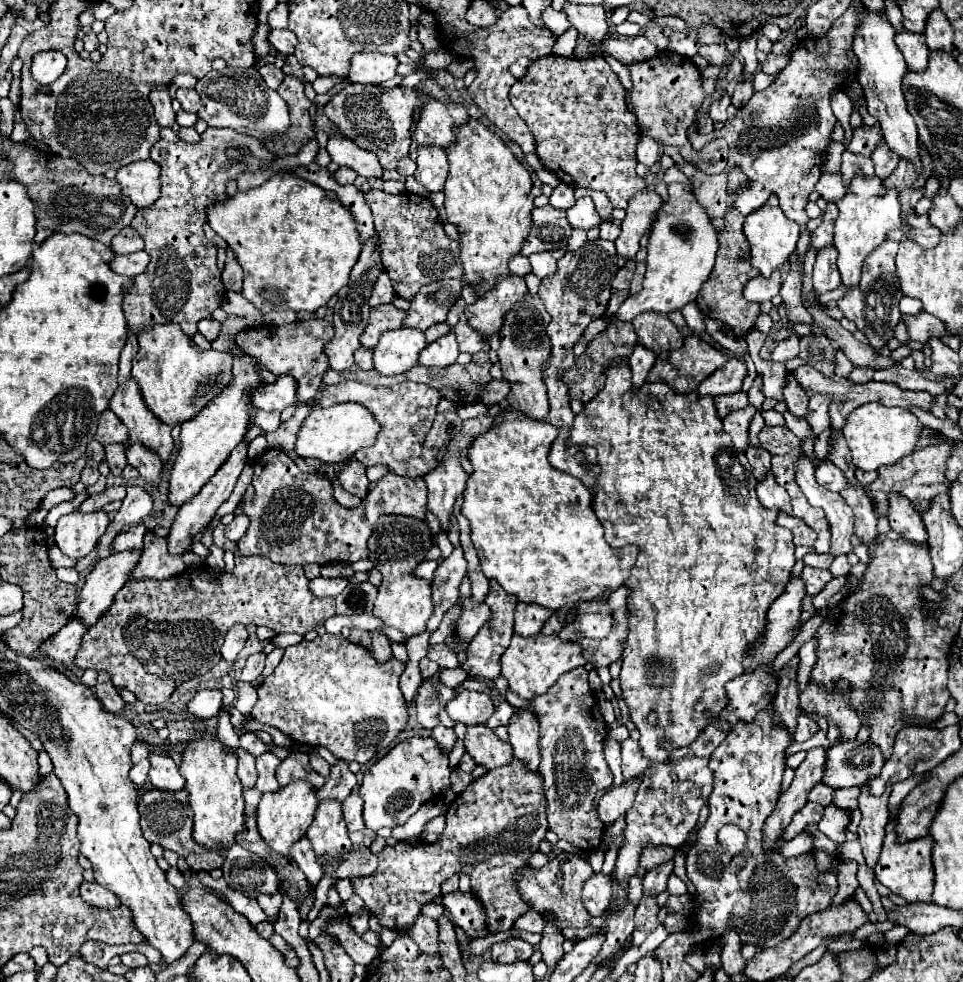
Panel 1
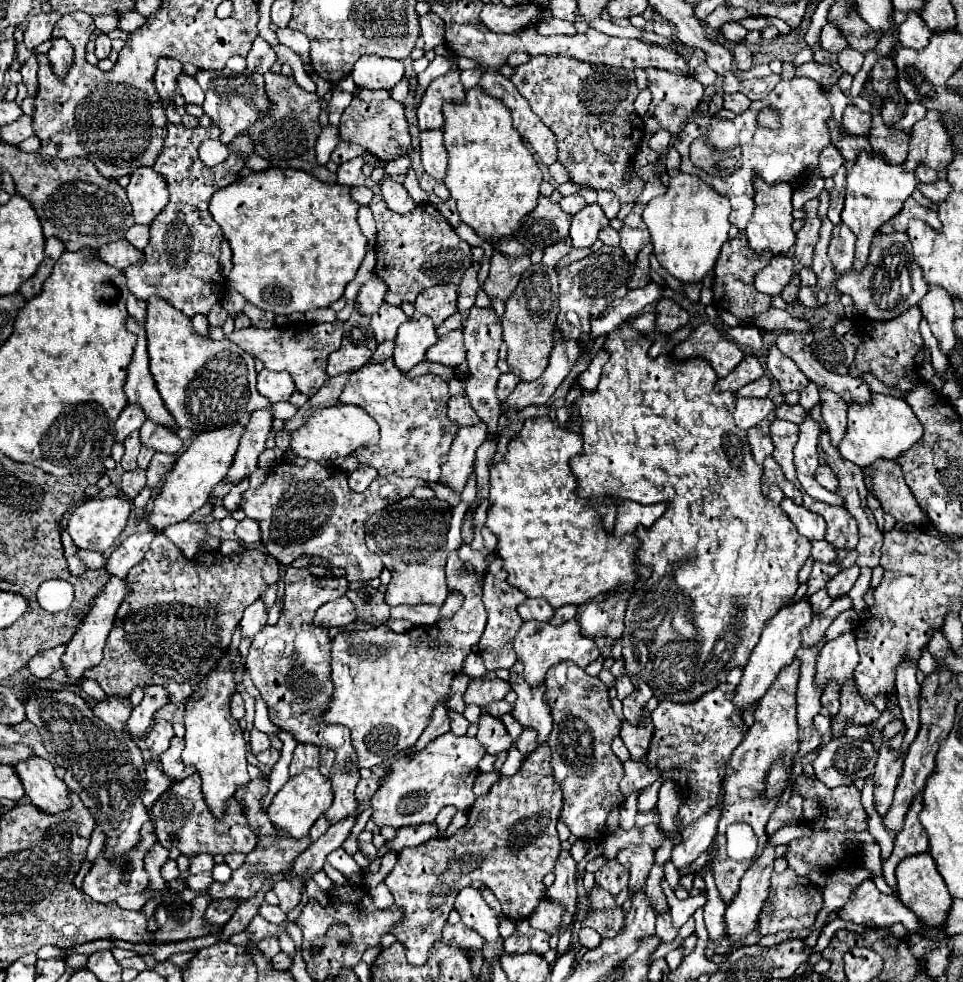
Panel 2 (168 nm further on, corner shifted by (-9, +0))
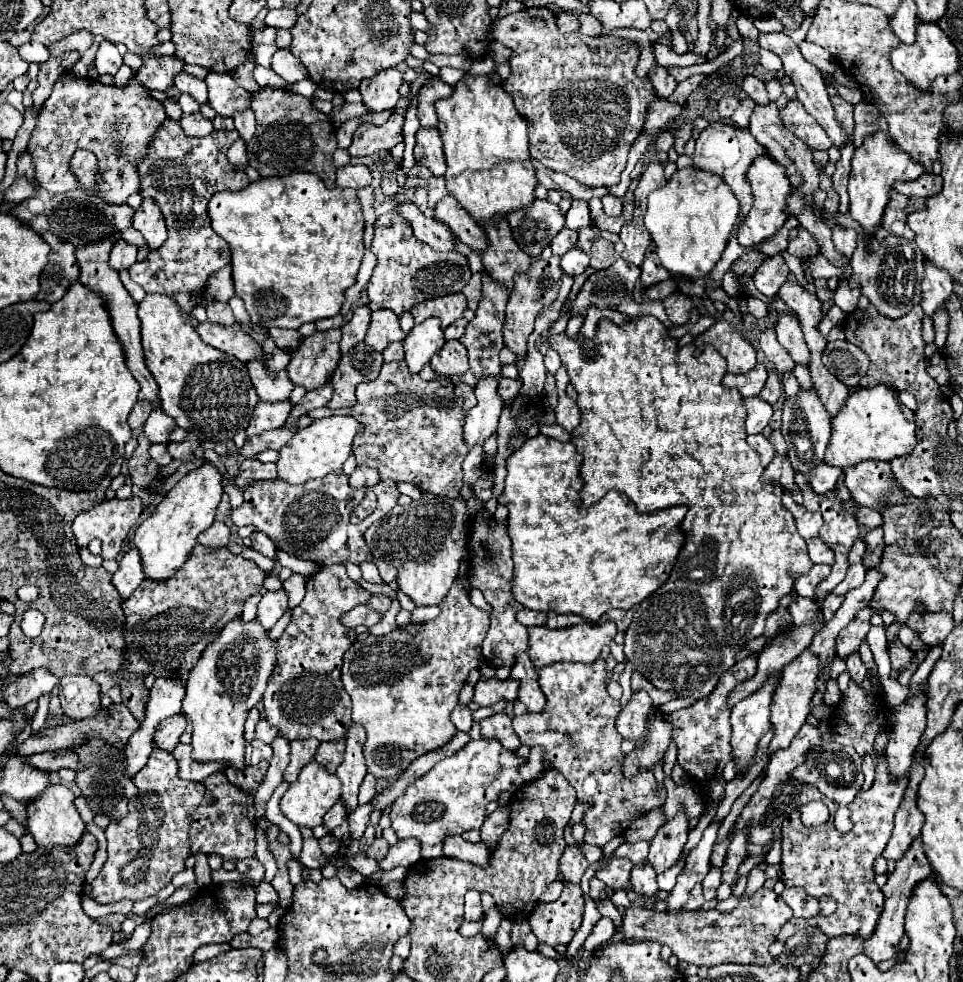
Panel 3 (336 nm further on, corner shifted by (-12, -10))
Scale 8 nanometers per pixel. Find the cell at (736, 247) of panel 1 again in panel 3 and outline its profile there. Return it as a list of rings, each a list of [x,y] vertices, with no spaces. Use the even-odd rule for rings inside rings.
[[[744,252],[734,264],[732,264],[732,270],[742,276],[742,274],[754,274],[754,270],[760,266],[760,262],[764,260],[766,256],[764,254],[758,254],[758,252]]]

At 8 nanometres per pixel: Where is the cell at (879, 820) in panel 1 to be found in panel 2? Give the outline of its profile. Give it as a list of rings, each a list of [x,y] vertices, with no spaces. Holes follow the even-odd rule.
[[[899,732],[893,740],[885,742],[879,750],[879,760],[875,774],[871,776],[873,780],[873,798],[875,798],[875,808],[881,818],[885,818],[887,810],[891,808],[893,792],[897,786],[897,780],[903,772],[903,756],[899,756],[899,748],[903,742],[903,732]]]

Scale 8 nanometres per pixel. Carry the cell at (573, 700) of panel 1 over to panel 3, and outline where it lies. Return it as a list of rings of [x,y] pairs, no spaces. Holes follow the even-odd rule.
[[[598,658],[592,664],[568,664],[560,662],[554,666],[544,666],[536,670],[540,676],[540,688],[546,696],[546,706],[538,714],[522,714],[514,718],[514,730],[520,736],[520,742],[534,748],[542,746],[544,758],[552,760],[554,768],[560,770],[566,780],[576,788],[578,800],[590,804],[590,810],[584,814],[582,822],[586,824],[586,836],[584,842],[594,844],[594,846],[604,846],[608,844],[614,836],[622,836],[630,822],[636,818],[644,816],[646,812],[654,808],[662,808],[666,800],[666,790],[658,786],[654,772],[652,770],[640,770],[634,778],[626,778],[622,774],[622,762],[624,762],[624,752],[620,750],[622,736],[618,734],[614,726],[614,718],[618,716],[620,702],[610,698],[606,692],[606,664],[602,658]]]

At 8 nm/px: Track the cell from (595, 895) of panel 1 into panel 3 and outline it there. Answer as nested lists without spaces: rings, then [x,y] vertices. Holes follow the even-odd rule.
[[[612,858],[610,862],[600,862],[596,878],[600,878],[610,890],[622,890],[630,882],[632,862],[628,858]]]

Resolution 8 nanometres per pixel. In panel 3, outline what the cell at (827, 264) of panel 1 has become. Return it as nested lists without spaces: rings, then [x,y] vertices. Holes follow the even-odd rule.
[[[836,224],[836,226],[832,228],[832,240],[834,240],[838,252],[846,254],[848,258],[850,258],[852,252],[856,250],[856,230],[852,230],[852,228],[846,228],[846,226]]]

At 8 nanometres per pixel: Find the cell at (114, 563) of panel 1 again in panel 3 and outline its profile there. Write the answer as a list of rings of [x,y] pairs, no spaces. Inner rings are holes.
[[[64,676],[60,680],[62,710],[72,720],[94,718],[100,712],[100,690],[90,676]]]

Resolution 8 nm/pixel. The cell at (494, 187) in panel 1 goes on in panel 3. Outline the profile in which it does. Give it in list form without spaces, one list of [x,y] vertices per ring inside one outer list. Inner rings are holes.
[[[464,76],[454,86],[452,94],[438,100],[434,108],[448,164],[444,174],[446,190],[470,212],[476,222],[486,222],[494,218],[494,214],[508,214],[510,210],[530,206],[530,202],[534,202],[534,188],[538,186],[538,180],[528,152],[528,126],[502,84],[492,84],[490,76]]]

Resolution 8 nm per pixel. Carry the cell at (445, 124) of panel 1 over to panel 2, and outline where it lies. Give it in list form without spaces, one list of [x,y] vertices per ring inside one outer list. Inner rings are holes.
[[[451,54],[449,62],[453,68],[435,78],[421,100],[421,106],[417,108],[417,118],[419,118],[419,128],[421,130],[441,130],[445,126],[445,116],[443,116],[443,104],[445,102],[463,102],[465,98],[465,88],[459,82],[459,66],[457,66],[457,56]]]

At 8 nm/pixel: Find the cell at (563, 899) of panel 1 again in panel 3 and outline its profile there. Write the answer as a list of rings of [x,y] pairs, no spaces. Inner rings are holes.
[[[760,888],[752,896],[740,900],[740,906],[732,912],[720,910],[690,910],[678,914],[660,914],[644,908],[628,908],[624,914],[624,924],[620,932],[632,940],[650,940],[662,946],[670,946],[674,956],[682,962],[696,966],[716,966],[716,964],[758,964],[770,966],[774,958],[768,954],[768,946],[774,942],[774,934],[784,922],[792,918],[792,910],[786,902],[776,896],[774,890]]]

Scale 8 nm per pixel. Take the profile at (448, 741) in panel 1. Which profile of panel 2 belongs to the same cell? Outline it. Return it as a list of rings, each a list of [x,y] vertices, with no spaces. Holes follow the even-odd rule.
[[[449,710],[449,718],[451,718],[451,732],[455,736],[465,736],[465,732],[469,728],[469,722],[463,718],[463,714],[457,714],[457,712]]]

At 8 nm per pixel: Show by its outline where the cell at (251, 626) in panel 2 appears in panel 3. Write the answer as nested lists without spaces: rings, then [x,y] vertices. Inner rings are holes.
[[[284,588],[276,590],[276,592],[266,592],[258,604],[258,622],[262,622],[262,626],[266,626],[266,630],[270,630],[278,618],[288,610],[288,592]]]

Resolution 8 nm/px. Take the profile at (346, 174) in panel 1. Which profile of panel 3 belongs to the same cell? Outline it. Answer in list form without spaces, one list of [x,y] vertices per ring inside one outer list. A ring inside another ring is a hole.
[[[346,164],[342,168],[336,170],[336,184],[340,188],[354,188],[354,190],[360,190],[360,188],[366,188],[370,186],[372,182],[372,176],[370,176],[370,170],[362,164],[354,166],[354,164]]]

